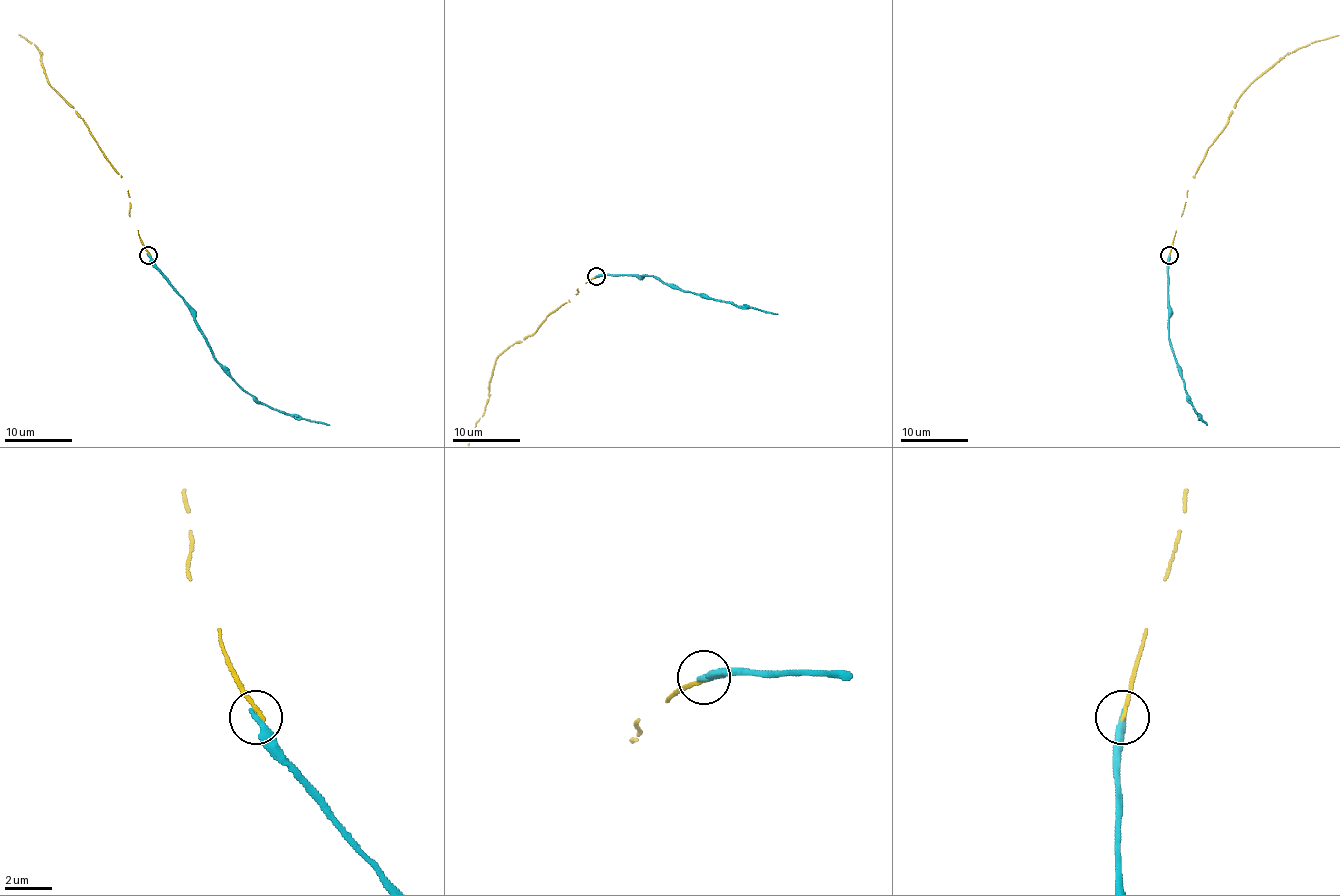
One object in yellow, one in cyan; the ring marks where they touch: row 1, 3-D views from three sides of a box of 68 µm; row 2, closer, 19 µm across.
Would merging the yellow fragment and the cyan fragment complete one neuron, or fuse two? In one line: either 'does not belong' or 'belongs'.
does not belong

